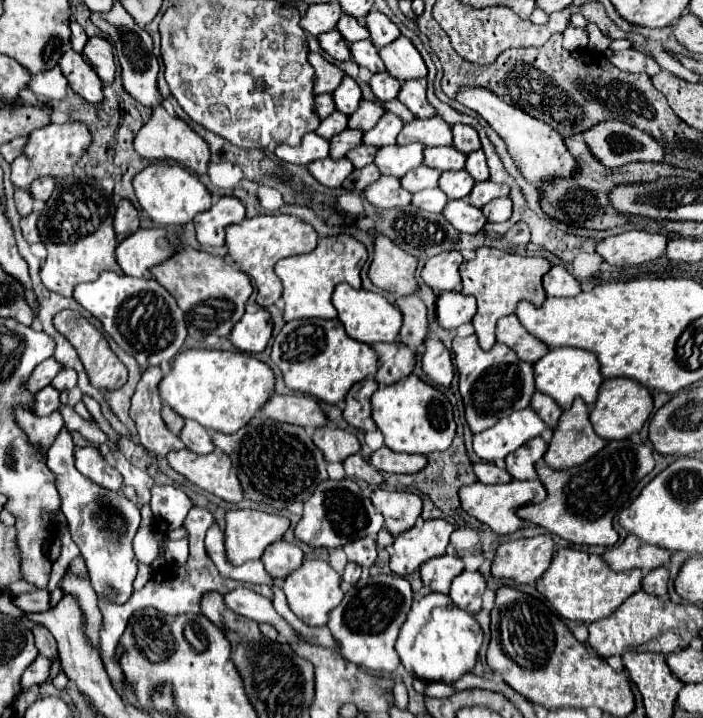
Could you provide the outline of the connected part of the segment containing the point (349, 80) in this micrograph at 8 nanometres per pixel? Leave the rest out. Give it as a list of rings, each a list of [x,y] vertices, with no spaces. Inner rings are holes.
[[[345,77],[343,83],[333,93],[335,105],[341,113],[351,115],[357,111],[357,105],[361,103],[361,87],[353,77]]]

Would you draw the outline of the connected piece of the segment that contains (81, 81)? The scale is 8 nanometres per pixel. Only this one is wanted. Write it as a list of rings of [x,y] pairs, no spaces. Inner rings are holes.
[[[69,49],[63,53],[59,67],[63,71],[63,75],[67,77],[71,89],[81,95],[83,99],[87,99],[89,103],[101,103],[103,101],[103,83],[97,77],[97,73],[93,73],[93,69],[89,67],[89,63],[81,57],[81,53]]]

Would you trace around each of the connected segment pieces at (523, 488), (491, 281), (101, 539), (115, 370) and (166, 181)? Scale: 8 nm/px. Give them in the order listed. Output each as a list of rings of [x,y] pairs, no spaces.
[[[539,479],[533,481],[509,481],[503,485],[483,485],[483,483],[473,483],[467,487],[459,489],[459,497],[461,497],[461,507],[475,519],[479,519],[481,523],[489,525],[497,535],[511,535],[515,531],[519,531],[525,521],[517,517],[517,509],[529,503],[539,503],[547,497],[547,491],[543,487],[543,483]]]
[[[489,247],[477,249],[477,257],[461,265],[463,293],[475,295],[477,299],[477,313],[471,323],[475,325],[475,335],[479,337],[479,345],[483,351],[489,351],[497,341],[495,339],[497,319],[515,313],[517,303],[521,299],[527,299],[535,305],[541,305],[545,301],[547,295],[541,279],[549,269],[551,269],[551,263],[543,257],[521,257],[515,253],[505,253]]]
[[[67,427],[57,433],[55,443],[47,451],[47,465],[57,475],[57,489],[61,495],[61,511],[67,517],[71,537],[81,549],[81,555],[89,567],[91,585],[97,593],[105,591],[107,585],[115,587],[117,603],[125,603],[133,593],[133,579],[137,575],[137,559],[131,549],[131,541],[139,529],[139,507],[125,495],[109,489],[101,489],[97,483],[89,481],[73,465],[73,441]]]
[[[63,309],[61,313],[55,315],[53,325],[77,349],[79,359],[83,361],[83,367],[85,367],[85,371],[89,375],[89,381],[95,387],[99,387],[99,389],[119,389],[119,387],[125,385],[125,381],[127,381],[127,367],[111,351],[105,335],[101,331],[97,331],[79,311],[71,311],[71,309],[67,311],[67,309]]]
[[[149,165],[141,173],[137,173],[137,177],[133,179],[133,187],[141,209],[151,217],[155,225],[183,227],[197,213],[211,207],[211,193],[207,191],[207,187],[191,171],[179,165]]]

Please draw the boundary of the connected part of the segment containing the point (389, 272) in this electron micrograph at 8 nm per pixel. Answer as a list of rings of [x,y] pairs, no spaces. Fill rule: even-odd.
[[[375,235],[375,253],[369,267],[369,279],[375,287],[393,293],[395,297],[407,297],[407,293],[417,293],[419,283],[415,279],[417,259],[401,247],[393,245],[387,237]]]

